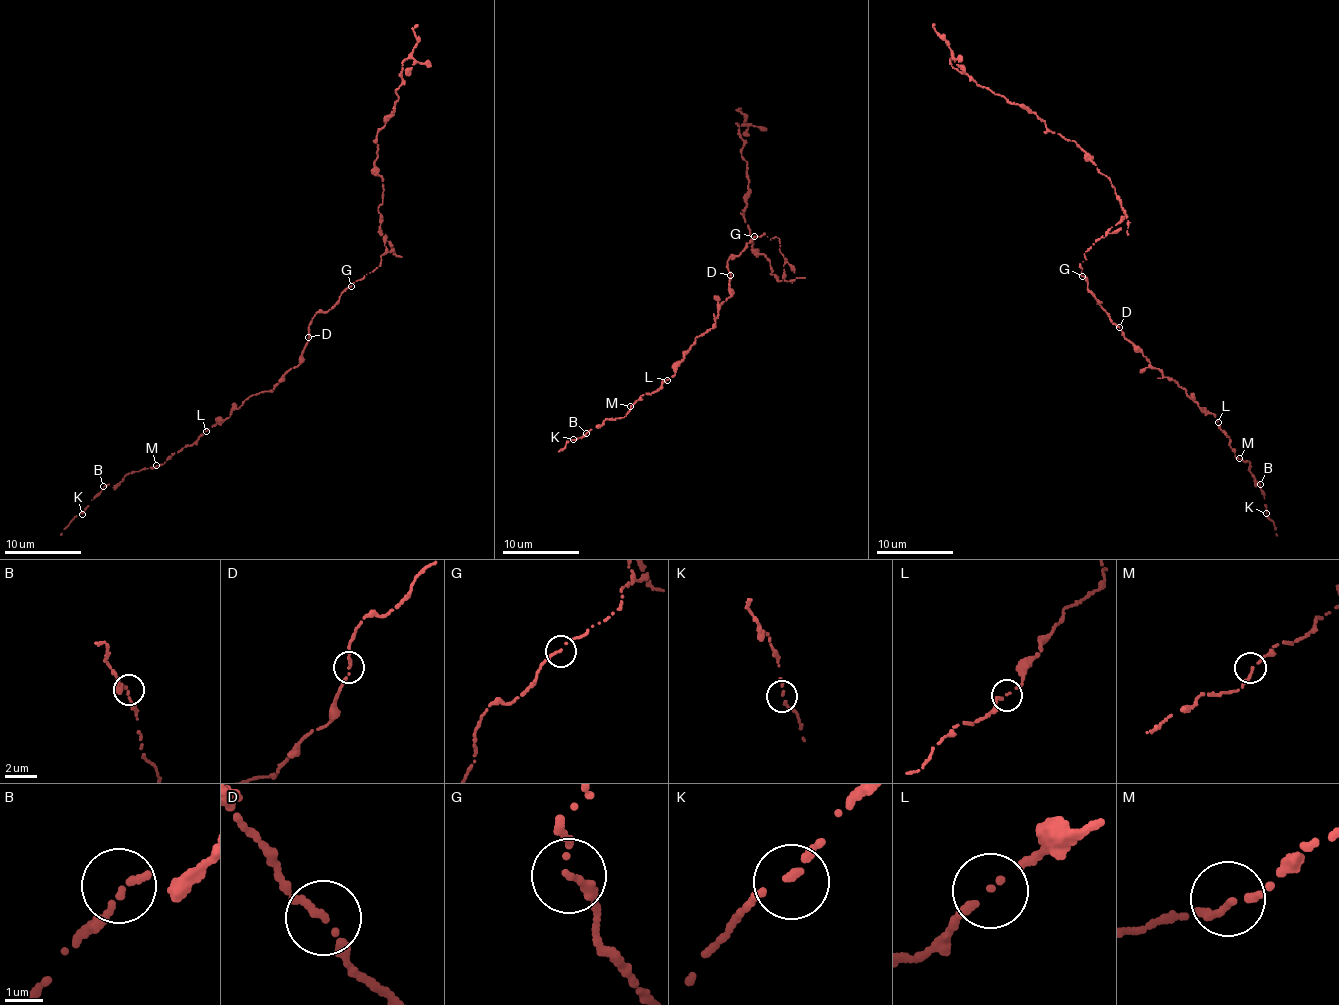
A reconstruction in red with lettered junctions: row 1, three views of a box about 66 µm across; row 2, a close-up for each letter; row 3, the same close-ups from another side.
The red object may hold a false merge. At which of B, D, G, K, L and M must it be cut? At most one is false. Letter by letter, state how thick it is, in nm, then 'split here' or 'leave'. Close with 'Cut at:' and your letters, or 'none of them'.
B: calibre 170 nm; leave
D: calibre 180 nm; leave
G: calibre 170 nm; split here
K: calibre 130 nm; leave
L: calibre 160 nm; leave
M: calibre 170 nm; leave
Cut at: G

